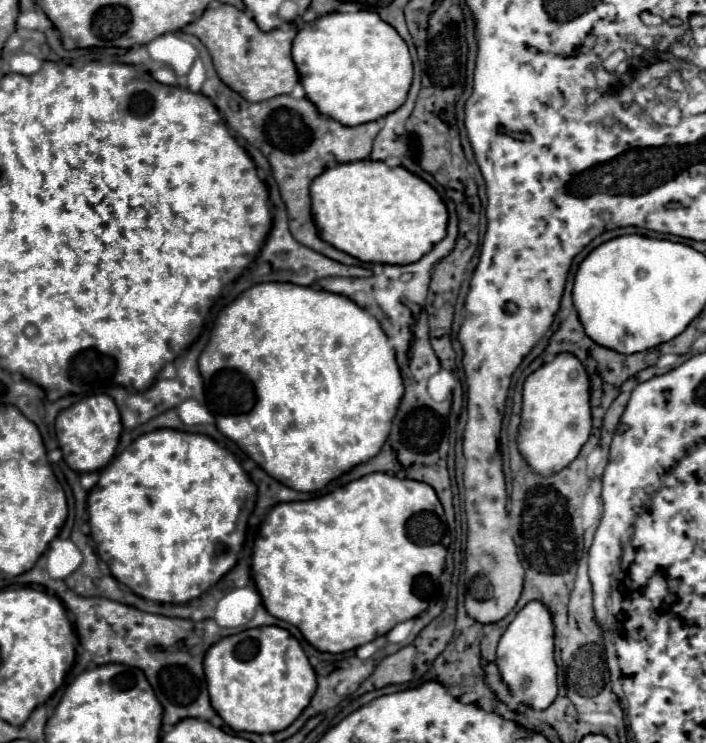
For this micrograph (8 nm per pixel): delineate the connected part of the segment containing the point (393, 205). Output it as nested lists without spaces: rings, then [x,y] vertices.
[[[354,161],[328,167],[310,185],[312,217],[318,235],[332,247],[366,263],[390,263],[408,265],[426,255],[438,241],[446,237],[448,211],[440,195],[420,177],[412,175],[404,167],[388,167],[384,161]]]

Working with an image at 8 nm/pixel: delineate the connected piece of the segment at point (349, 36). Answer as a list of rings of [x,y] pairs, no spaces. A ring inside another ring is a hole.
[[[349,1],[348,13],[334,11],[304,25],[294,39],[292,59],[298,69],[306,97],[316,105],[322,115],[348,127],[378,121],[380,117],[390,115],[406,101],[412,83],[412,59],[404,39],[376,13],[358,10],[357,3],[353,1]]]

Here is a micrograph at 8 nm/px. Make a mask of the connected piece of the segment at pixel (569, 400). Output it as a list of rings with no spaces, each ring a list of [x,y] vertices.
[[[558,353],[550,363],[544,363],[524,381],[522,423],[518,435],[518,449],[536,473],[552,475],[572,463],[588,441],[592,431],[590,411],[590,381],[578,357]]]

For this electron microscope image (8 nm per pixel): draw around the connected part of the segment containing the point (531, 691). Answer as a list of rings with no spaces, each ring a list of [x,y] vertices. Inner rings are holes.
[[[530,601],[508,625],[498,643],[496,663],[510,693],[534,709],[546,709],[558,695],[558,667],[554,661],[554,621],[542,601]]]

